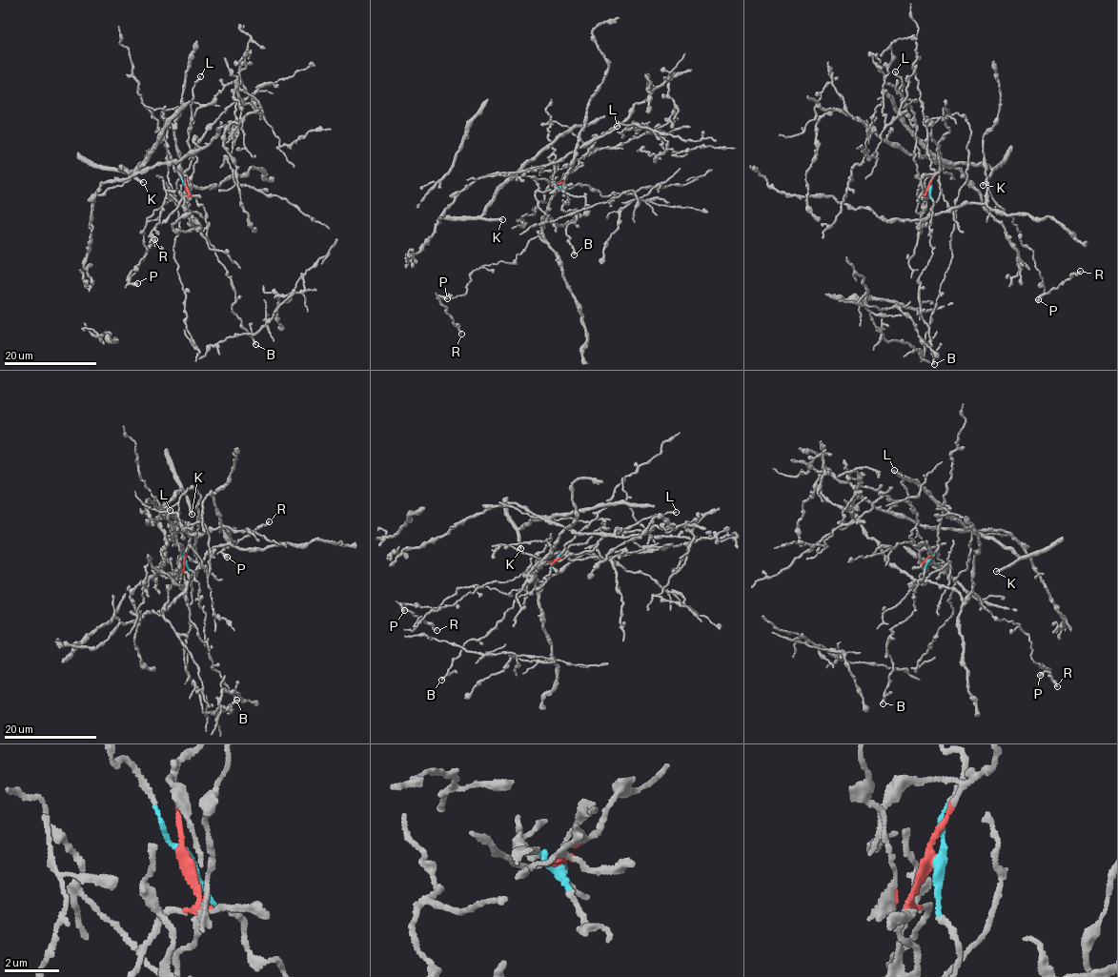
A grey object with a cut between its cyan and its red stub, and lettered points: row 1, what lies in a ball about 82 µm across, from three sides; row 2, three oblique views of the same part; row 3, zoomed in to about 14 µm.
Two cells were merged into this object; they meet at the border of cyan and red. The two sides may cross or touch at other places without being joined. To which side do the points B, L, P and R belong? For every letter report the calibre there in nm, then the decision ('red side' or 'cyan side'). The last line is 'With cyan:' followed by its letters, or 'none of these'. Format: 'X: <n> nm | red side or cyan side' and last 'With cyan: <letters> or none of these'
B: 240 nm | cyan side
L: 140 nm | red side
P: 400 nm | red side
R: 170 nm | red side
With cyan: B

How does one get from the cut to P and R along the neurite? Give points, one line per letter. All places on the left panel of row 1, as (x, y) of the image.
P: (186, 187), (191, 222), (191, 186), (181, 175), (148, 217), (147, 254), (128, 276), (137, 282)
R: (186, 187), (191, 222), (191, 186), (181, 175), (148, 218), (147, 254), (130, 276), (154, 238)

